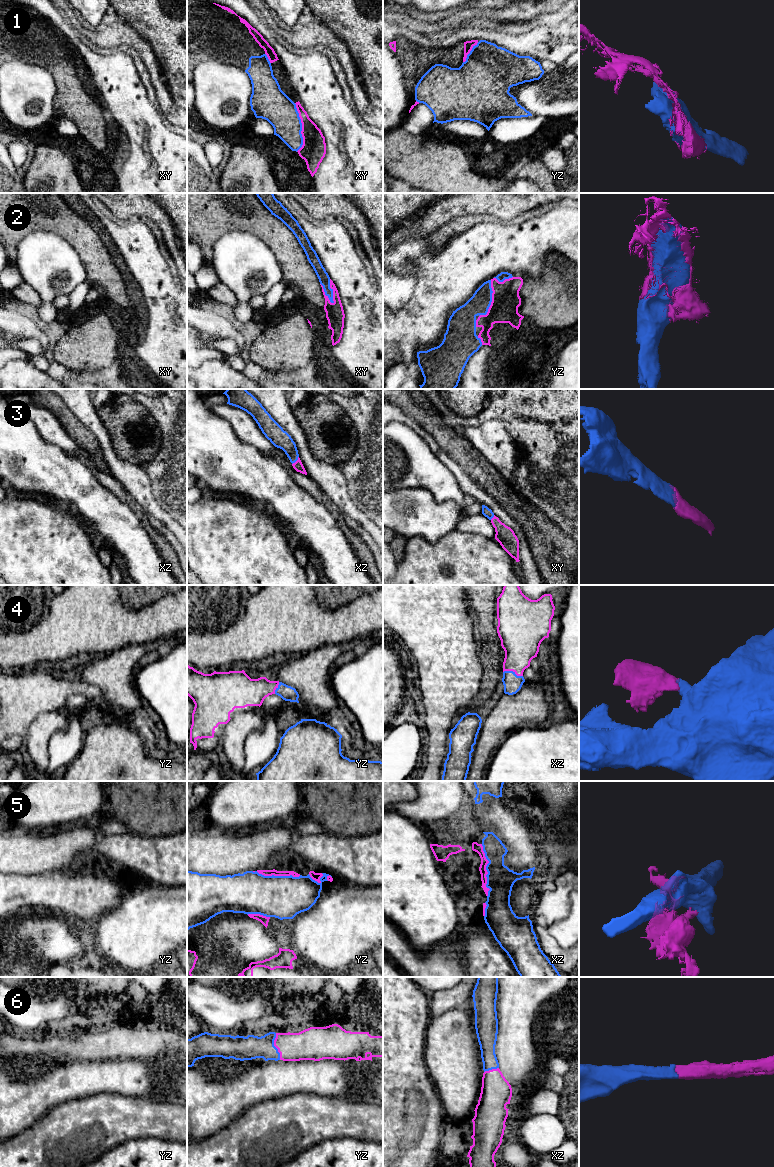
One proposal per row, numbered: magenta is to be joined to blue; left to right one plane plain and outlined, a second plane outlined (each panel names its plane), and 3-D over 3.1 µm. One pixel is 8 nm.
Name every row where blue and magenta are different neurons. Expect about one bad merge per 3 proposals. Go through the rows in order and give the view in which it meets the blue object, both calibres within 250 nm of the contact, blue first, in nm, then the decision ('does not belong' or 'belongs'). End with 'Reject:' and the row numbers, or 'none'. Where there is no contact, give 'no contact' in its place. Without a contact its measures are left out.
1: contact in xy; calibres 260 and 200 nm; does not belong
2: contact in xy; calibres 90 and 150 nm; belongs
3: contact in xz; calibres 150 and 80 nm; belongs
4: contact in xz; calibres 150 and 300 nm; belongs
5: contact in xz; calibres 220 and 70 nm; does not belong
6: contact in yz; calibres 190 and 240 nm; belongs
Reject: 1, 5

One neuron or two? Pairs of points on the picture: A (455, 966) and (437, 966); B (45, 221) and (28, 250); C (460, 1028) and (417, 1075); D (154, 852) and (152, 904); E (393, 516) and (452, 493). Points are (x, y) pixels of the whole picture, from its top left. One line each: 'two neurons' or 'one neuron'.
A: one neuron
B: two neurons
C: two neurons
D: two neurons
E: two neurons

